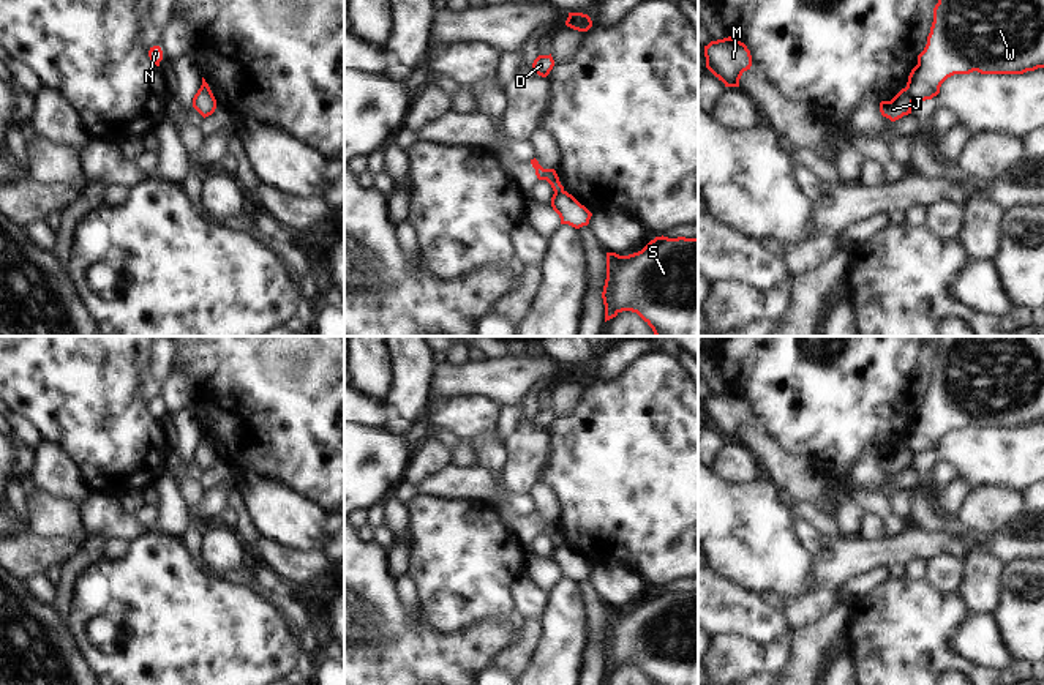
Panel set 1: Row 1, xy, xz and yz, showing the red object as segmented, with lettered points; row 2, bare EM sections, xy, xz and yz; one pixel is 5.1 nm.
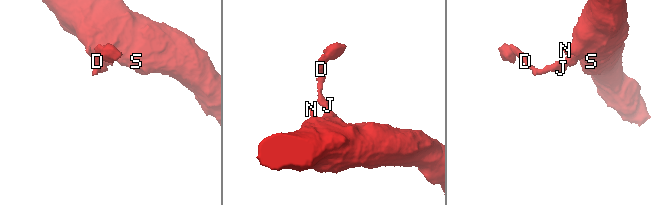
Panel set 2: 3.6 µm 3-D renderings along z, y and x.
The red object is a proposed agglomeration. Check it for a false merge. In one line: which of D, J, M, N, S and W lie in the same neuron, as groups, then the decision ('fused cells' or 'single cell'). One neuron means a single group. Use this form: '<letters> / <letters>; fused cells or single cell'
D J M / N S W; fused cells

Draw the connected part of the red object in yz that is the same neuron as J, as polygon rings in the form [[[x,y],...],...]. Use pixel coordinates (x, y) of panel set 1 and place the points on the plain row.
[[[902,442],[891,455],[880,456],[880,466],[883,470],[896,475],[903,469],[911,467],[913,451],[908,448],[907,442]]]

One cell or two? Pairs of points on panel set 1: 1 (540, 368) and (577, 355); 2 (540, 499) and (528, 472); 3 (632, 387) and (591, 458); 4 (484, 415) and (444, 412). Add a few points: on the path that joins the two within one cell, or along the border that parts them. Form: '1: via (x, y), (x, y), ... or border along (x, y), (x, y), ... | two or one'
1: border along (544, 355), (567, 366) | two
2: border along (537, 480), (528, 491) | two
3: via (632, 404), (632, 417), (608, 441) | one
4: via (474, 415), (454, 415) | one

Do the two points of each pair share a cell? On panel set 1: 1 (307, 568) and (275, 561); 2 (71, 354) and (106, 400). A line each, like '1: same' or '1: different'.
1: same
2: same

